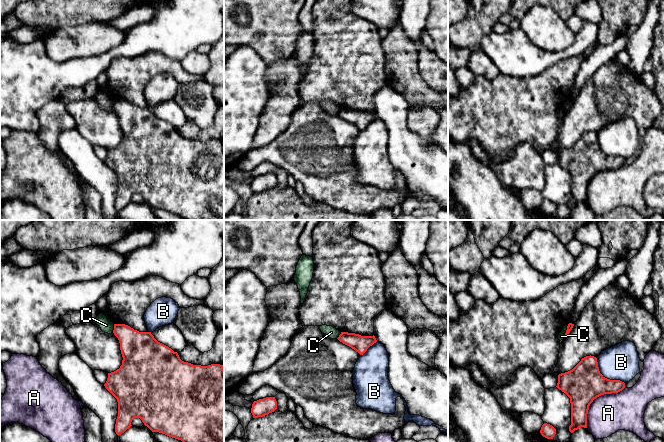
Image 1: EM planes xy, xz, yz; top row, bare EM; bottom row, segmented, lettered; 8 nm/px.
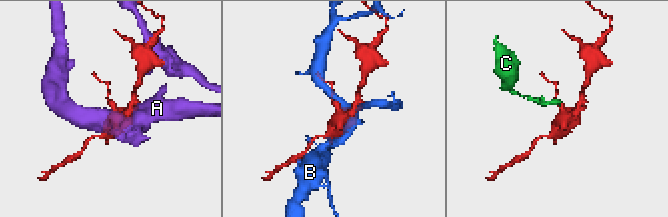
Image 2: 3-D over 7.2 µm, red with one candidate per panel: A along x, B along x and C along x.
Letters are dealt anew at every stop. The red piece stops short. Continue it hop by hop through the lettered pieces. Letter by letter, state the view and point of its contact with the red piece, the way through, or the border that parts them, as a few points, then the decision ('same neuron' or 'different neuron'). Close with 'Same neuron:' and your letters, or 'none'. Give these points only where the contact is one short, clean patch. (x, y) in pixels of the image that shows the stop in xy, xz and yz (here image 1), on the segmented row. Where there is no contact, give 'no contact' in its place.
A: contact yz (595, 398); different neuron
B: contact yz (604, 377); different neuron
C: contact yz (566, 331); border yz (568, 324), (564, 337); different neuron
Same neuron: none

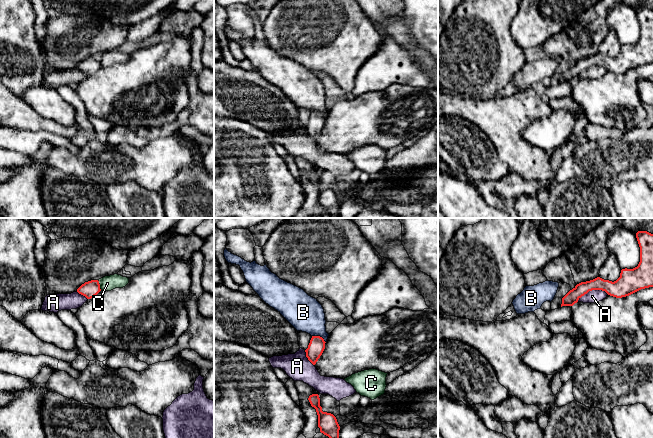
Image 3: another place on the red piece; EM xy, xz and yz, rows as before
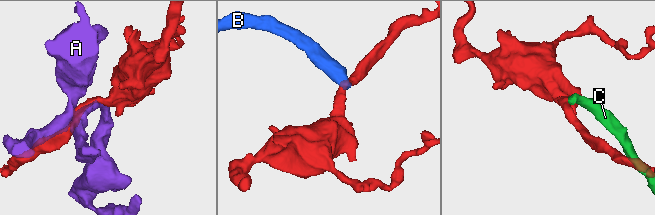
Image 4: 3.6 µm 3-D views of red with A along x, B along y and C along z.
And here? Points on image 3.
A: contact yz (592, 289); border yz (608, 294), (601, 290), (589, 290), (577, 301); different neuron
B: contact xz (319, 336); border xz (312, 335), (318, 335), (325, 342); different neuron
C: contact xy (99, 285); border xy (97, 280), (101, 290); different neuron
Same neuron: none

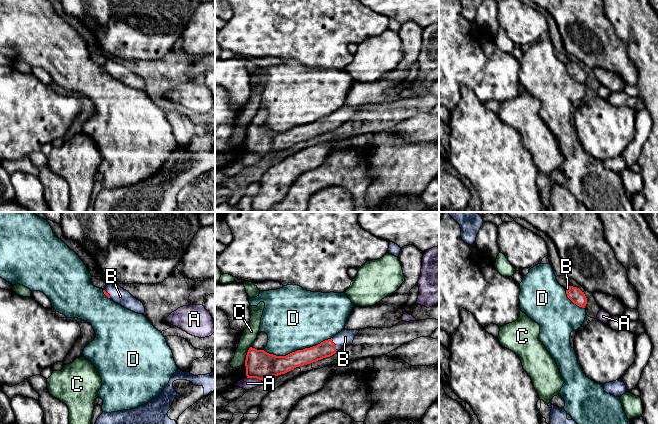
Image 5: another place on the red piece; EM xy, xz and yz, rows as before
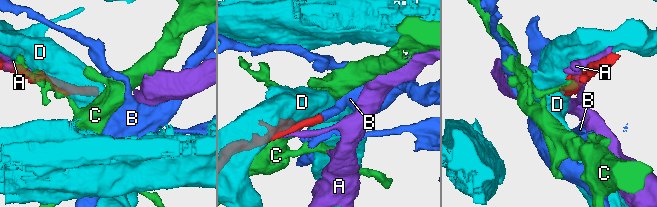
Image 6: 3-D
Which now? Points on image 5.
A: contact xz (255, 377); different neuron
B: contact xz (334, 344); way xz (327, 348), (334, 344), (345, 337); same neuron
C: contact xz (247, 354); border xz (250, 346), (244, 361); different neuron
D: contact xz (297, 350); different neuron
Same neuron: B

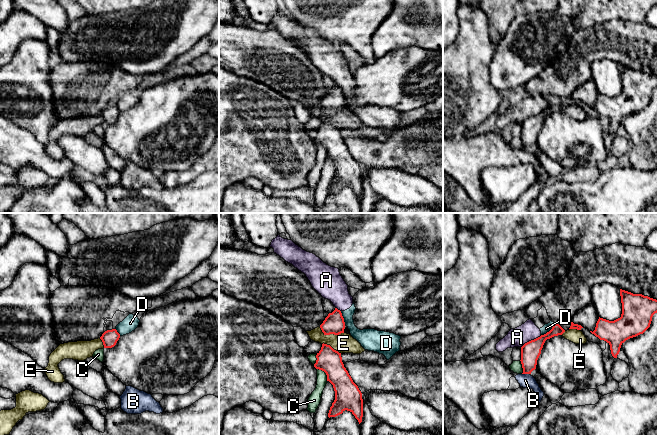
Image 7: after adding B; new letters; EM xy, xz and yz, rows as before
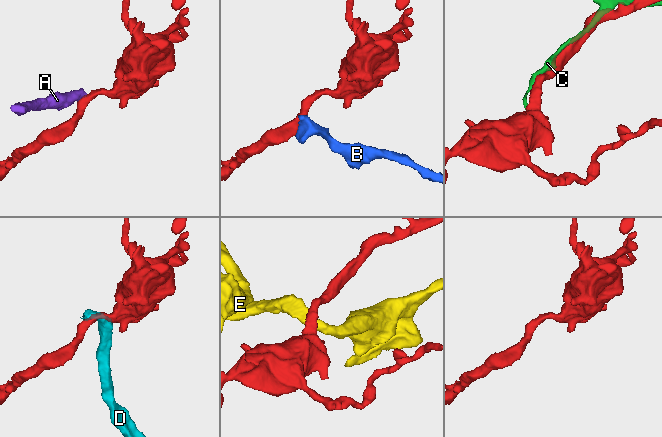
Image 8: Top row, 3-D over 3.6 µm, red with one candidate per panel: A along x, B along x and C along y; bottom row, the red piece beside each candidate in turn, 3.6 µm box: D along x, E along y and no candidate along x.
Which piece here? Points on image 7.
A: contact yz (531, 340); border yz (541, 335), (527, 341), (521, 347); different neuron
B: contact yz (526, 373); border yz (522, 373), (529, 374); different neuron
C: contact xz (325, 372); different neuron
D: contact yz (549, 331); border yz (555, 323), (548, 331), (541, 335); different neuron
E: contact xz (331, 333); border xz (319, 326), (325, 334), (340, 334), (344, 332); different neuron
Same neuron: none

